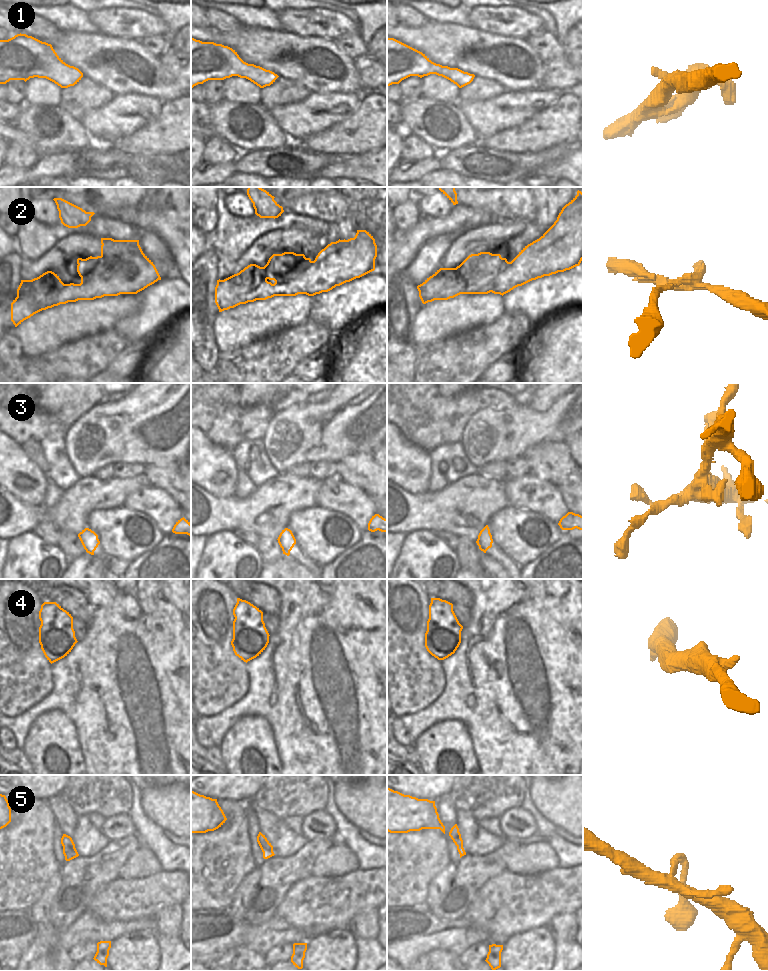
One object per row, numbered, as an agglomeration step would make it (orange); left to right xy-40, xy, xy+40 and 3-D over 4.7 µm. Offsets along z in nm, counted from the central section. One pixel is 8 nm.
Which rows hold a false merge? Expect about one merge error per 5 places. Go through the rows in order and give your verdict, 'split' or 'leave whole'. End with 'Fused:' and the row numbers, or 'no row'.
1: leave whole
2: split
3: split
4: leave whole
5: leave whole
Fused: 2, 3

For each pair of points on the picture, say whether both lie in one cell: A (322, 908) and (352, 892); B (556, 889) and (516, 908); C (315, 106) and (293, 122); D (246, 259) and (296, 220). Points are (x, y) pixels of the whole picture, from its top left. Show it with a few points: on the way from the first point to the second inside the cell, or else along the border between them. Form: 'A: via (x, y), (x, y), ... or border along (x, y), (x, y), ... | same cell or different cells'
A: via (329, 903), (345, 896) | same cell
B: via (546, 894), (526, 902) | same cell
C: via (310, 111), (301, 120), (298, 120) | same cell
D: border along (308, 229), (272, 229), (261, 235) | different cells

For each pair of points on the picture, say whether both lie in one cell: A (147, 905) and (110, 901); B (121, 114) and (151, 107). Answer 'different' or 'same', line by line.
A: same
B: same

